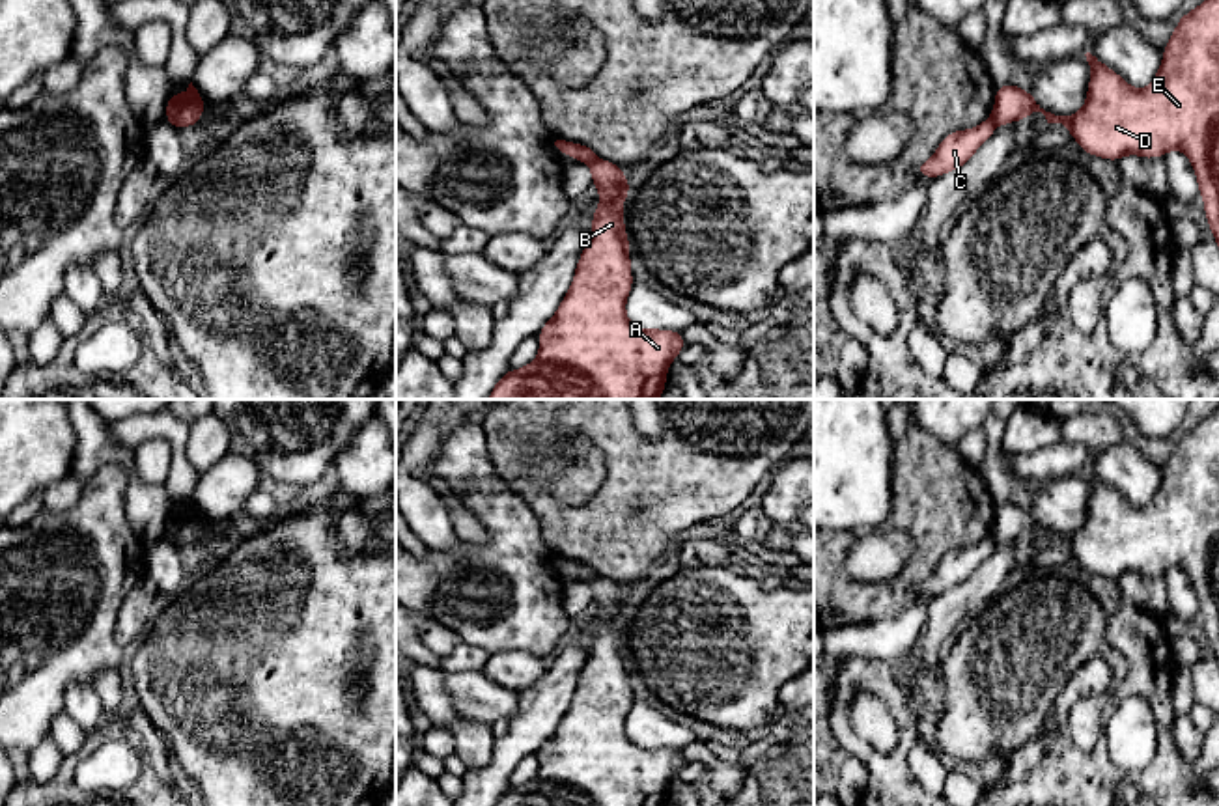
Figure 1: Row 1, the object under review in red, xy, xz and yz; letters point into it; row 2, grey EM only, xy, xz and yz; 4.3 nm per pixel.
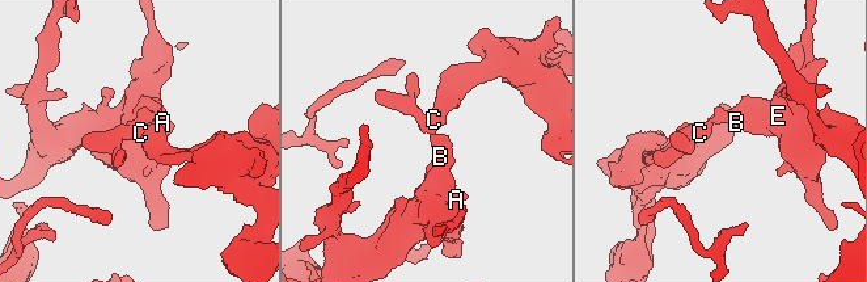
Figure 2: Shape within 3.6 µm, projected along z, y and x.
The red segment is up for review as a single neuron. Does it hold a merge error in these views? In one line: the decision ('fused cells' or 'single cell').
fused cells

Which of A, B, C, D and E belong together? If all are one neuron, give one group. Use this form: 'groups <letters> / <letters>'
groups A B D E / C

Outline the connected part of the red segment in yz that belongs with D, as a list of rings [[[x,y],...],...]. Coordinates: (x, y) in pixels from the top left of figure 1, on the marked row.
[[[1204,0],[1184,13],[1163,49],[1163,60],[1152,84],[1131,88],[1118,73],[1090,52],[1090,84],[1085,106],[1073,116],[1045,112],[1032,93],[1014,84],[999,86],[991,118],[995,125],[1025,119],[1042,112],[1047,123],[1062,123],[1086,155],[1116,162],[1126,155],[1142,159],[1165,157],[1170,149],[1187,155],[1204,198],[1204,215],[1219,246],[1219,0]]]

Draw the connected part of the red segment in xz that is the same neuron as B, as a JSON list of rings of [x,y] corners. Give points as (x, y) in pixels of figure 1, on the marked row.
[[[610,160],[590,162],[590,172],[599,205],[569,291],[538,334],[536,360],[508,369],[487,399],[659,399],[666,388],[668,366],[685,349],[681,332],[640,328],[627,319],[625,300],[633,289],[624,226],[629,181],[620,164]]]

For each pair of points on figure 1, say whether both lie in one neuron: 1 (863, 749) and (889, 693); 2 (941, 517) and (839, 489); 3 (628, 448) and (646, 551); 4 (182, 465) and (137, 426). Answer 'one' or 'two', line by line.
1: one
2: two
3: one
4: one

